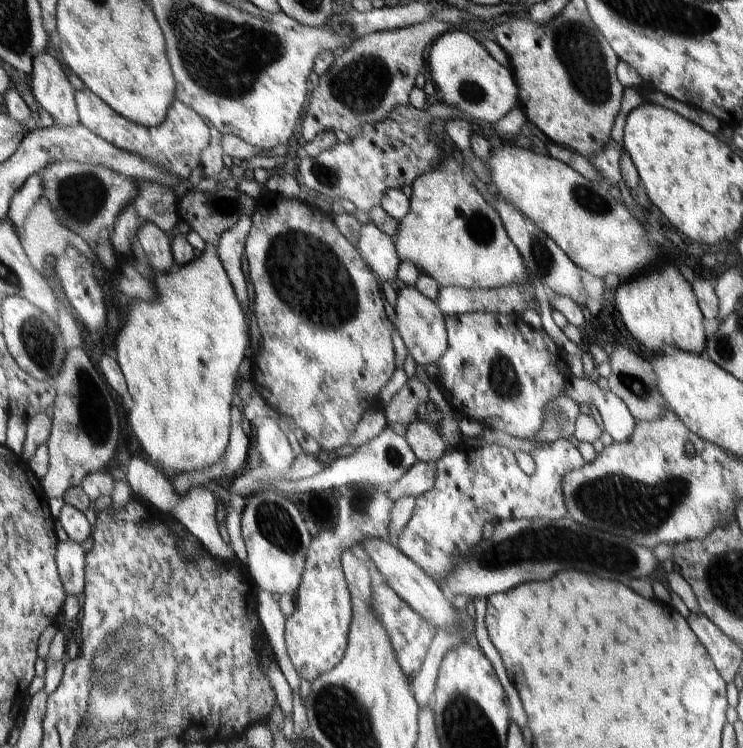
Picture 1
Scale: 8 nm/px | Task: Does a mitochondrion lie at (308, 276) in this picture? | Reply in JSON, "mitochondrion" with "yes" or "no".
{"mitochondrion":"yes"}

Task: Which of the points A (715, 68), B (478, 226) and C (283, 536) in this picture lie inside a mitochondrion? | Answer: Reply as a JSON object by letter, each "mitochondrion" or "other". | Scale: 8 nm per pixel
{"A":"other","B":"mitochondrion","C":"mitochondrion"}

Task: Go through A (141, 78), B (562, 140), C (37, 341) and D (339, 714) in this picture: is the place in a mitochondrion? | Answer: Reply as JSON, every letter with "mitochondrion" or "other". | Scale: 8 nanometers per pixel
{"A":"other","B":"other","C":"mitochondrion","D":"mitochondrion"}

